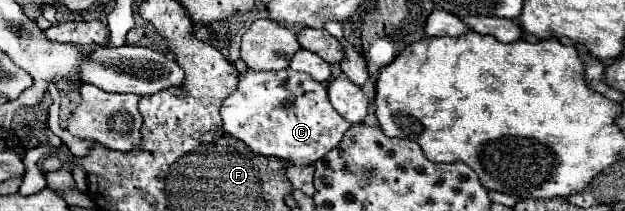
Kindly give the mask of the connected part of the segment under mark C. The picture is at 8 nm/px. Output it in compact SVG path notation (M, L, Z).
M246 71L240 75L238 89L226 97L220 109L224 129L244 141L258 155L274 155L296 165L308 165L334 149L350 123L332 107L326 87L306 73L282 71Z

